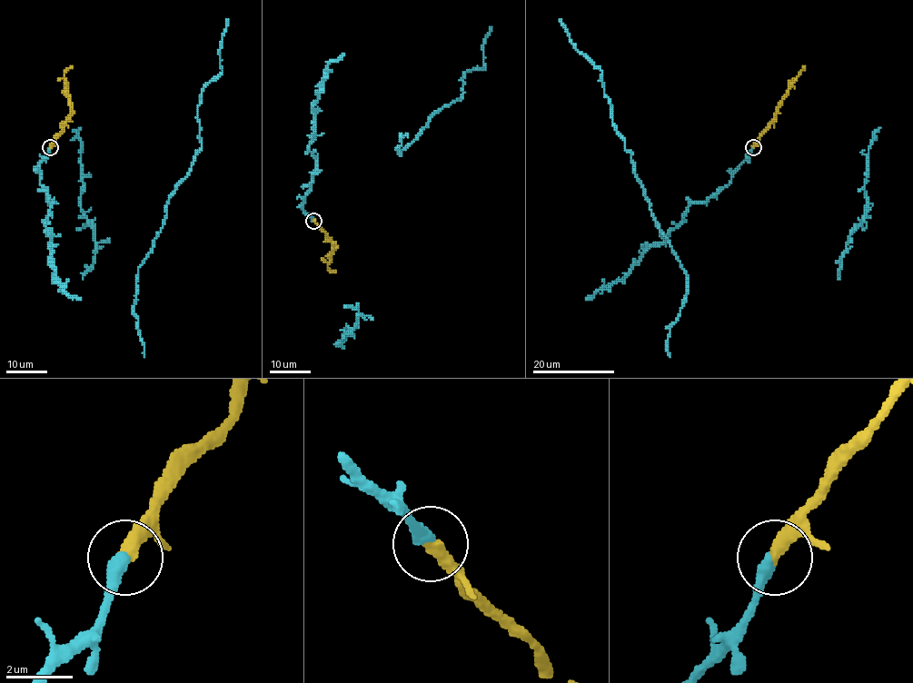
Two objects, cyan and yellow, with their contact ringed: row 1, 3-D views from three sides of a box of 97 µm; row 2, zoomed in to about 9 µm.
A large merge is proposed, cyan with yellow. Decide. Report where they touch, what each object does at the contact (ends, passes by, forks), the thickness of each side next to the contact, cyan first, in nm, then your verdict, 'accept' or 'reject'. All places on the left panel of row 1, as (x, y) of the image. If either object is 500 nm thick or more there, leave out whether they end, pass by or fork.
place (50, 147); cyan ends; yellow ends; calibres 420 and 420 nm; accept

